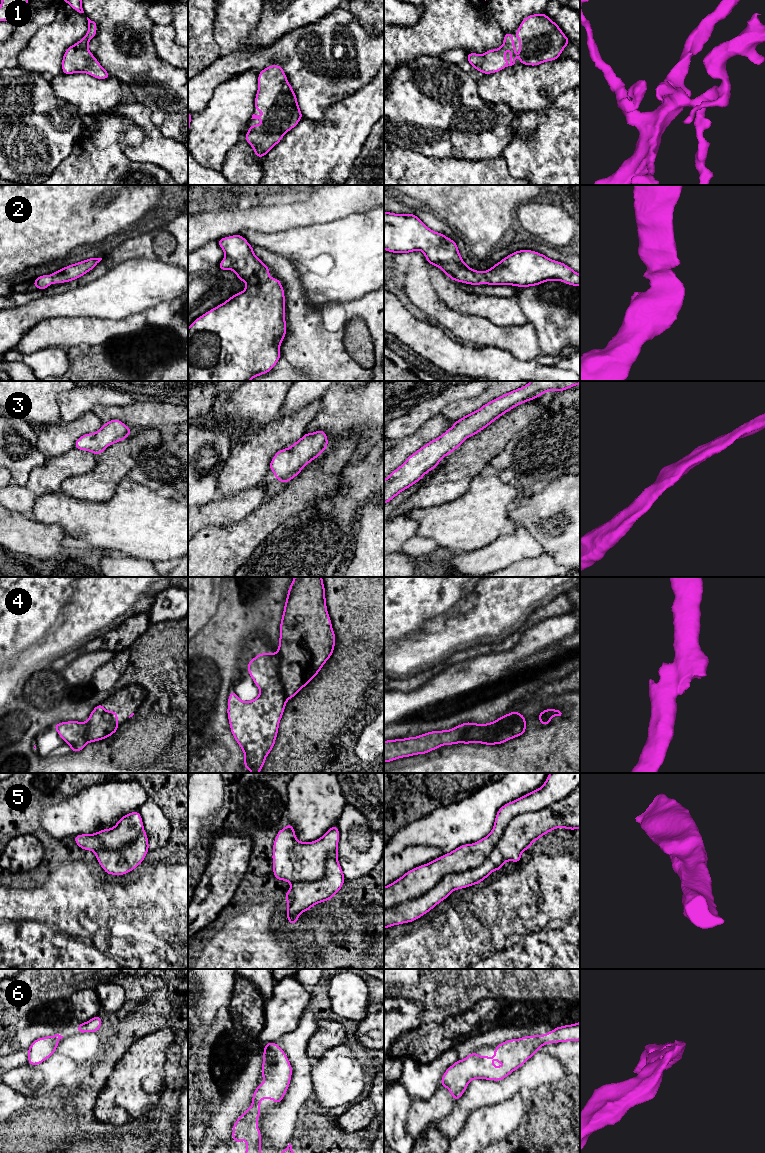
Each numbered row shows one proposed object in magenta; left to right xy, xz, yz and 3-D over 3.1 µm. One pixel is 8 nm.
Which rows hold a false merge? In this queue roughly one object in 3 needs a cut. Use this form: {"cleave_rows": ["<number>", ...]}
{"cleave_rows": ["4", "5"]}

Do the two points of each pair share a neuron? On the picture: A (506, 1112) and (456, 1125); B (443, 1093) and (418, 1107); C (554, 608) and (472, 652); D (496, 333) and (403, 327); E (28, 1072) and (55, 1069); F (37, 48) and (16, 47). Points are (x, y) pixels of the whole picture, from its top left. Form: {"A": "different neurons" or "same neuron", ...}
{"A": "different neurons", "B": "same neuron", "C": "same neuron", "D": "different neurons", "E": "same neuron", "F": "different neurons"}

